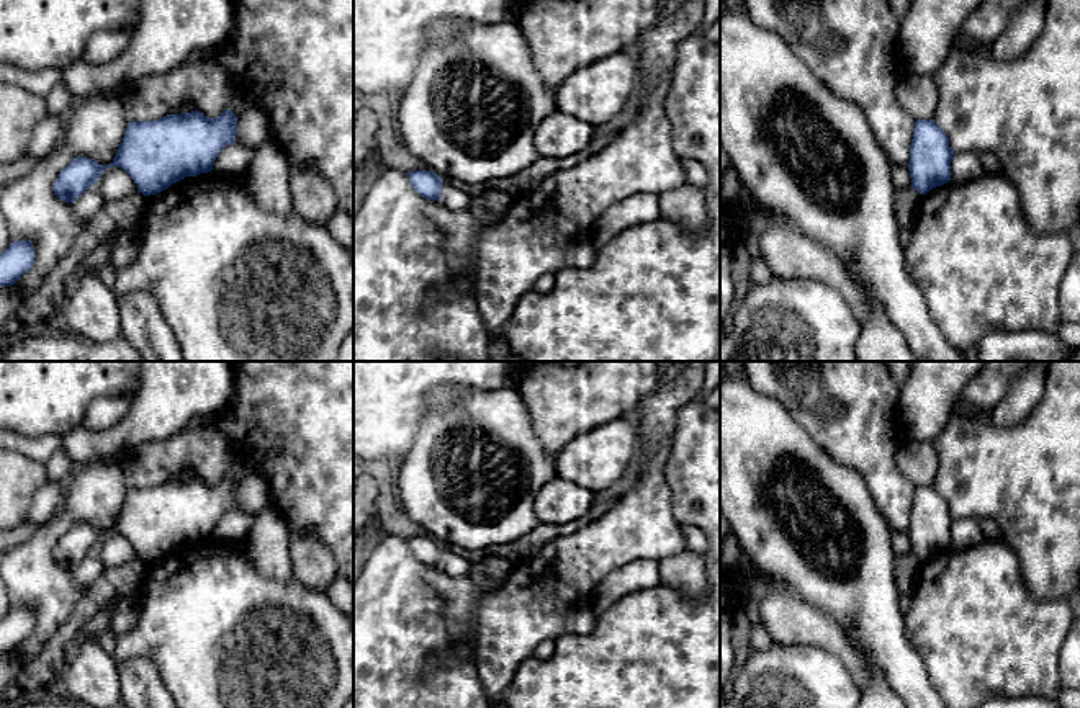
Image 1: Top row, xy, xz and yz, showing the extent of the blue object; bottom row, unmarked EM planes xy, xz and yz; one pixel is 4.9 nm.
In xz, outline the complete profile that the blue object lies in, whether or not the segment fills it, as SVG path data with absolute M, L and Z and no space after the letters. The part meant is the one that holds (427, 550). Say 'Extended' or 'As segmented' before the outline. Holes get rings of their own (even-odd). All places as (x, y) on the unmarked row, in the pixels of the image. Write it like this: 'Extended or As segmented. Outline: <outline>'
As segmented. Outline: M412 536L407 541L409 541L412 554L422 564L440 567L443 544L427 536Z

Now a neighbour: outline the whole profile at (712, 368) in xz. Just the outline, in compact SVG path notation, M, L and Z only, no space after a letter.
M705 361L705 379L695 401L704 402L707 396L720 386L720 361Z

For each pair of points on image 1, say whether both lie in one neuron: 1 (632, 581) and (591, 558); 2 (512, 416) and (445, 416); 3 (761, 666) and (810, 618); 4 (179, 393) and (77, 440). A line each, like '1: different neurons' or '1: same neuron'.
1: different neurons
2: same neuron
3: different neurons
4: same neuron

